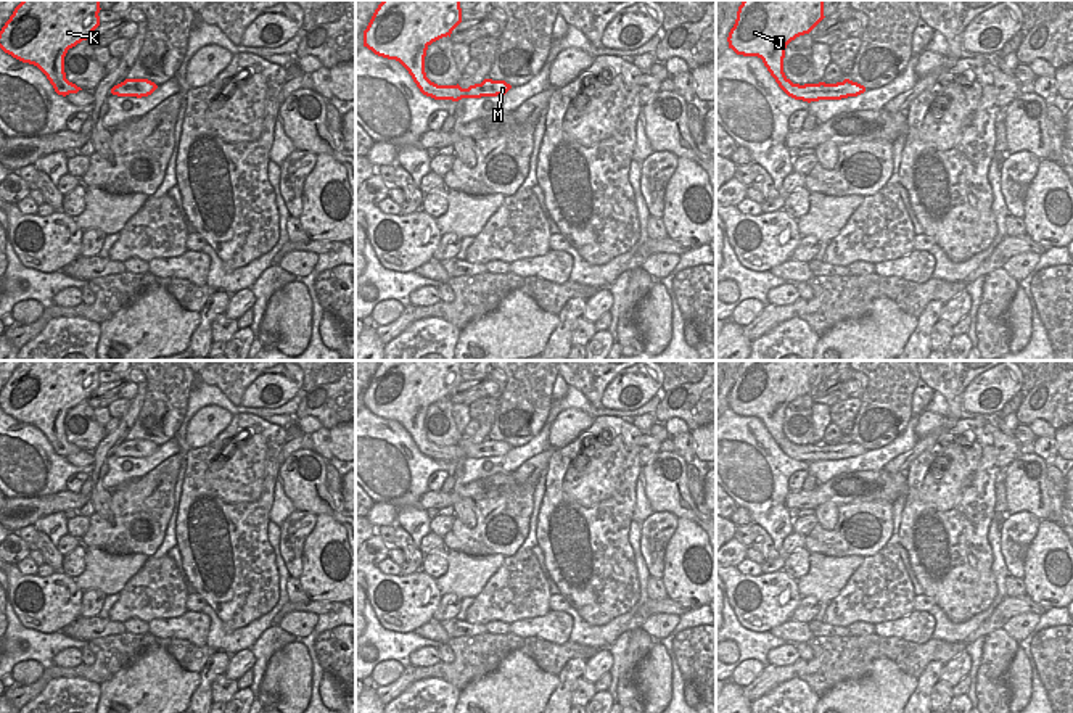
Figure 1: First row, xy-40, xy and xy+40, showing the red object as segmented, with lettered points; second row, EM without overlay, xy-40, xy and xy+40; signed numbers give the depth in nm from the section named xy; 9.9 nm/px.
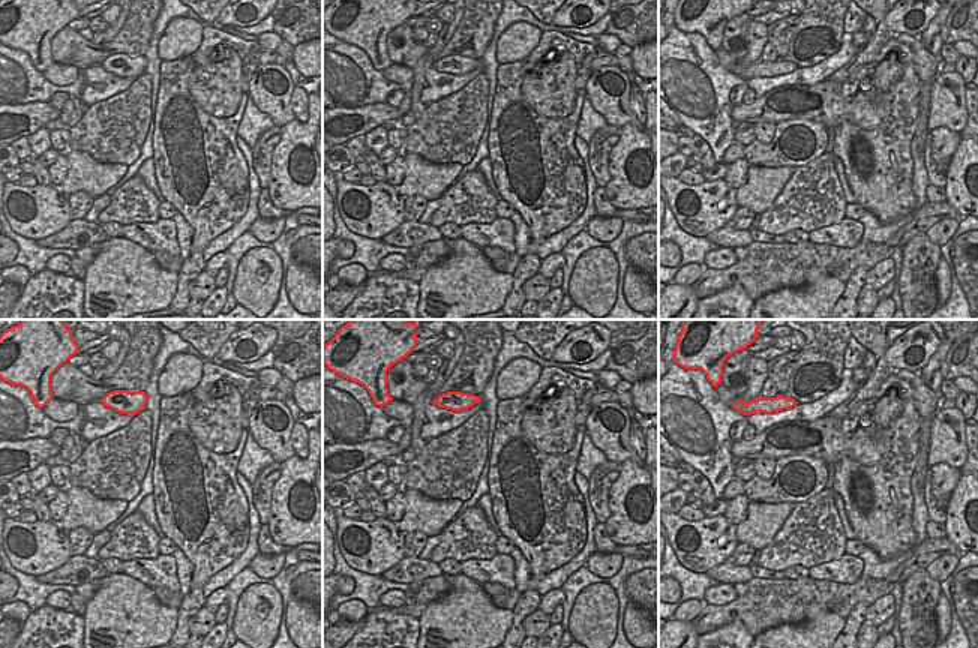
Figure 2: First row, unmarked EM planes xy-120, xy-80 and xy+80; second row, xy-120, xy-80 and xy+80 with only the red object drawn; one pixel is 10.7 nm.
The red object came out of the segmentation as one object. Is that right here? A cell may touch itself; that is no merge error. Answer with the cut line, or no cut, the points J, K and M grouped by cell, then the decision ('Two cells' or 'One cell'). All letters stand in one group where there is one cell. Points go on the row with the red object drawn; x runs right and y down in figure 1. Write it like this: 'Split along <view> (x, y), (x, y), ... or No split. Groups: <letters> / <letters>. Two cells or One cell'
No split. Groups: J K M. One cell

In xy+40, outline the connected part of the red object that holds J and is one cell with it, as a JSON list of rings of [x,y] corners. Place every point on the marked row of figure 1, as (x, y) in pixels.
[[[743,0],[727,42],[737,55],[758,56],[791,98],[803,101],[857,97],[865,87],[845,79],[837,84],[793,84],[783,72],[787,45],[824,19],[824,0]]]

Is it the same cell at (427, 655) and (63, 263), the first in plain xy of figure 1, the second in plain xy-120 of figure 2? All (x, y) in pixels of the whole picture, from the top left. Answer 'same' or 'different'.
same

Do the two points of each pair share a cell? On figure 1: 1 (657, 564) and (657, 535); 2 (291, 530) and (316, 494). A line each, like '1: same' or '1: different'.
1: same
2: different

